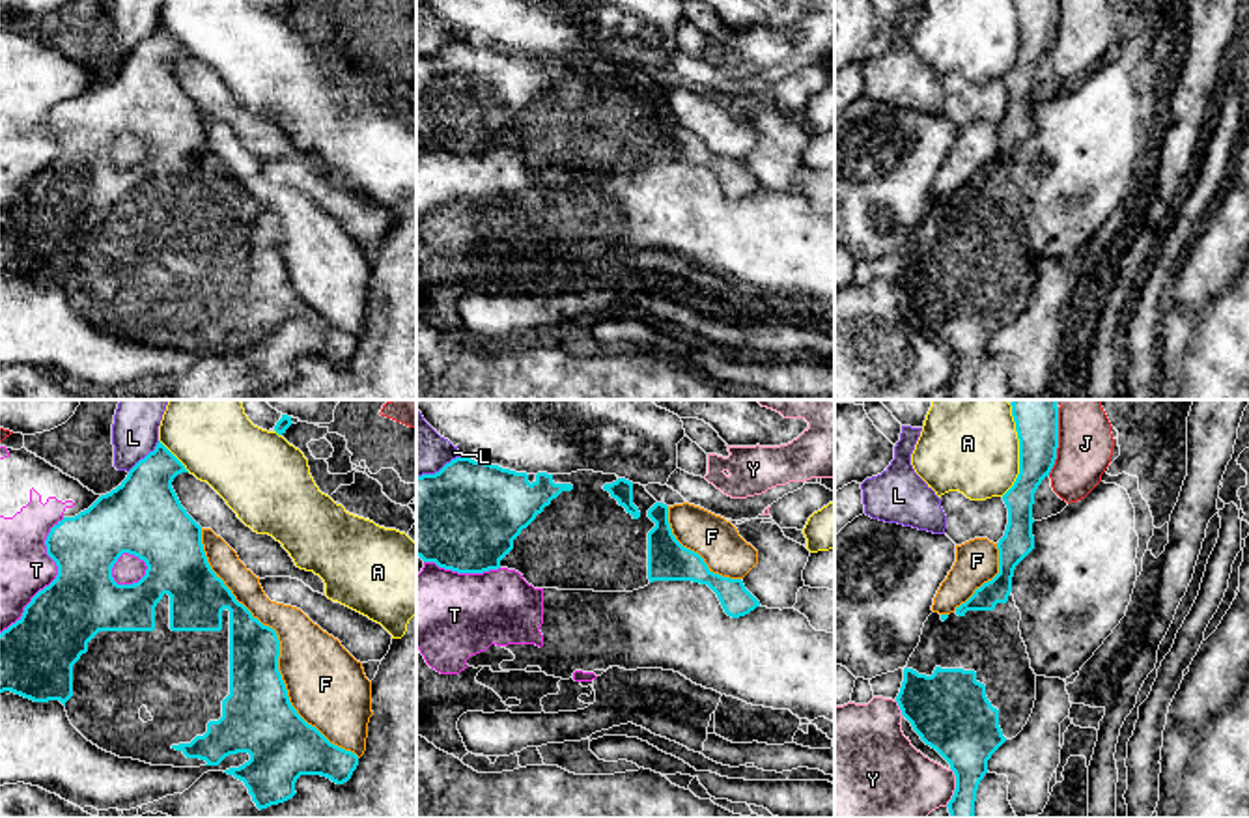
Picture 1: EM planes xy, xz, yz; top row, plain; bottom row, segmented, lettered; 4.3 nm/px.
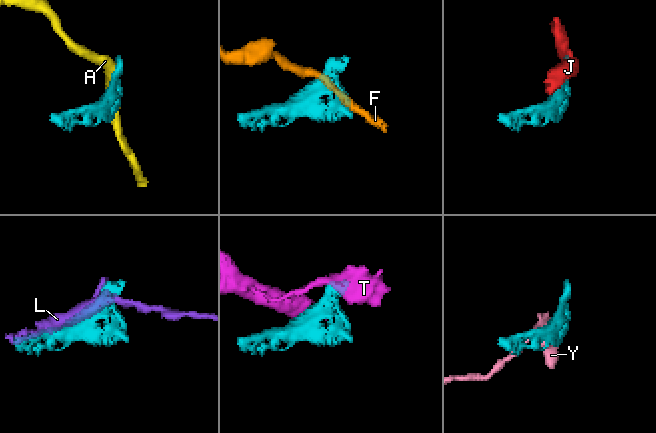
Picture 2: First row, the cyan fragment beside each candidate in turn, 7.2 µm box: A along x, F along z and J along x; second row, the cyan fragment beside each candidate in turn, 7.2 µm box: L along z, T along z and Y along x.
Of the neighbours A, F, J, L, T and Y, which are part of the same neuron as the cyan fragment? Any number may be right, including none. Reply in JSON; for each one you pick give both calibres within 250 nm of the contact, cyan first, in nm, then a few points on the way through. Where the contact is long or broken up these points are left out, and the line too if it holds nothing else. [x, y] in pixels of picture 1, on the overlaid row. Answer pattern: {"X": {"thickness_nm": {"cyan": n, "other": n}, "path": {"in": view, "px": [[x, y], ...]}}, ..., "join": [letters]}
{"join": []}

